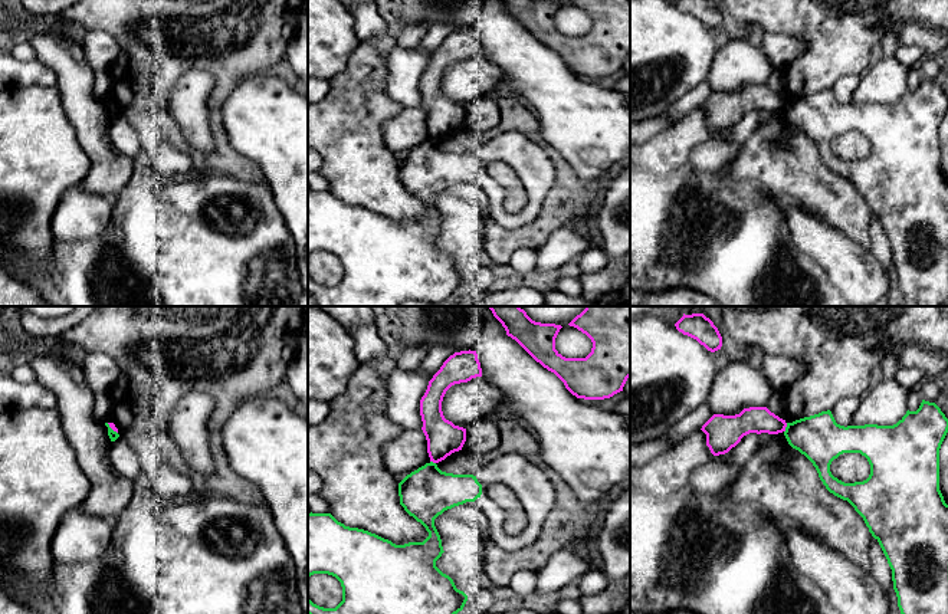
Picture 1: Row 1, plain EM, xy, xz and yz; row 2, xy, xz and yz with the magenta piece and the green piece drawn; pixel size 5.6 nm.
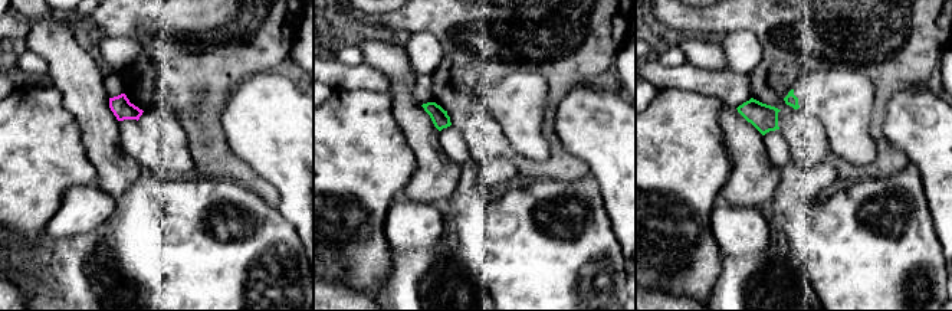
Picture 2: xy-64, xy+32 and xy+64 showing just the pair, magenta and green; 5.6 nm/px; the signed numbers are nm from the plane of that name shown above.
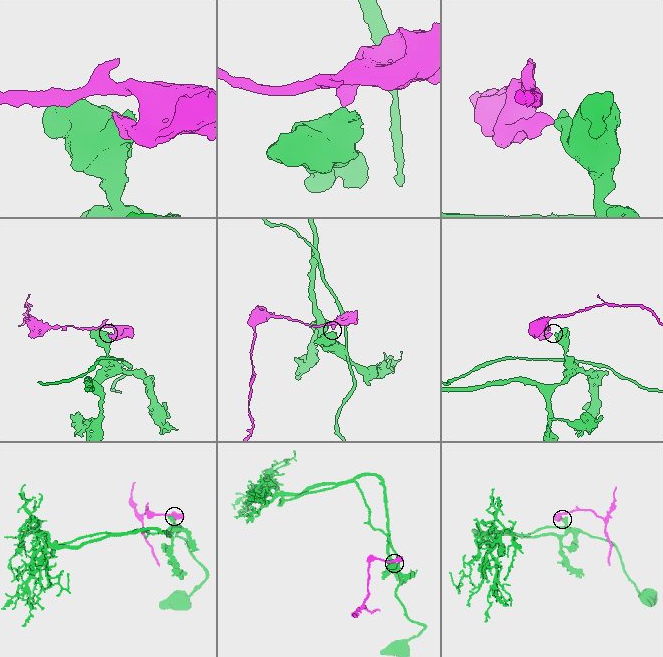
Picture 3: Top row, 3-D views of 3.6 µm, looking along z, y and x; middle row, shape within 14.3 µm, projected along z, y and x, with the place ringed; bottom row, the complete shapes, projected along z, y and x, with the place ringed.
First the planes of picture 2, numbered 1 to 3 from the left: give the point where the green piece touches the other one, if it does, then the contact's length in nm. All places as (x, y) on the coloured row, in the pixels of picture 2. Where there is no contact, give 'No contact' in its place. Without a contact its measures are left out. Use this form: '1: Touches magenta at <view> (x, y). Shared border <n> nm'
1: No contact
2: No contact
3: No contact

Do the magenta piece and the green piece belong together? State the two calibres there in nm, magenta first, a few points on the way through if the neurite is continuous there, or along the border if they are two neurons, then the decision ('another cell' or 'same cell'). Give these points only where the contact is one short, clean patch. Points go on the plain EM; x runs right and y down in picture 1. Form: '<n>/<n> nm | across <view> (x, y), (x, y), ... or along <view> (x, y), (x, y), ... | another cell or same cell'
150/260 nm | along yz (787, 101), (784, 110) | another cell

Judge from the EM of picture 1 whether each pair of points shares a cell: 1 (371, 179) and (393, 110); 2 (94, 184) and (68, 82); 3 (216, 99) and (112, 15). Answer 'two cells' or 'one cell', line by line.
1: one cell
2: one cell
3: one cell

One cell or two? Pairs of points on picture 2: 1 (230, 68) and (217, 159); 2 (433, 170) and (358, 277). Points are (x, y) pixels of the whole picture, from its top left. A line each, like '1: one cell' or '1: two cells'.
1: one cell
2: two cells

